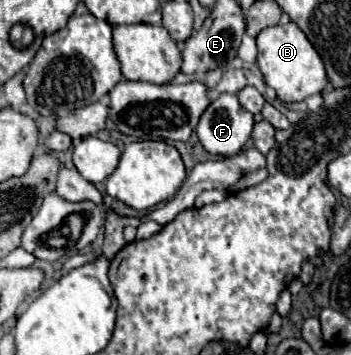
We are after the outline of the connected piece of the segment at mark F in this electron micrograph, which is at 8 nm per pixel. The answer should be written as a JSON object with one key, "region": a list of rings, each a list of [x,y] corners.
{"region":[[[221,93],[205,109],[195,129],[203,147],[213,155],[235,155],[249,141],[253,115],[239,103],[237,95]]]}

